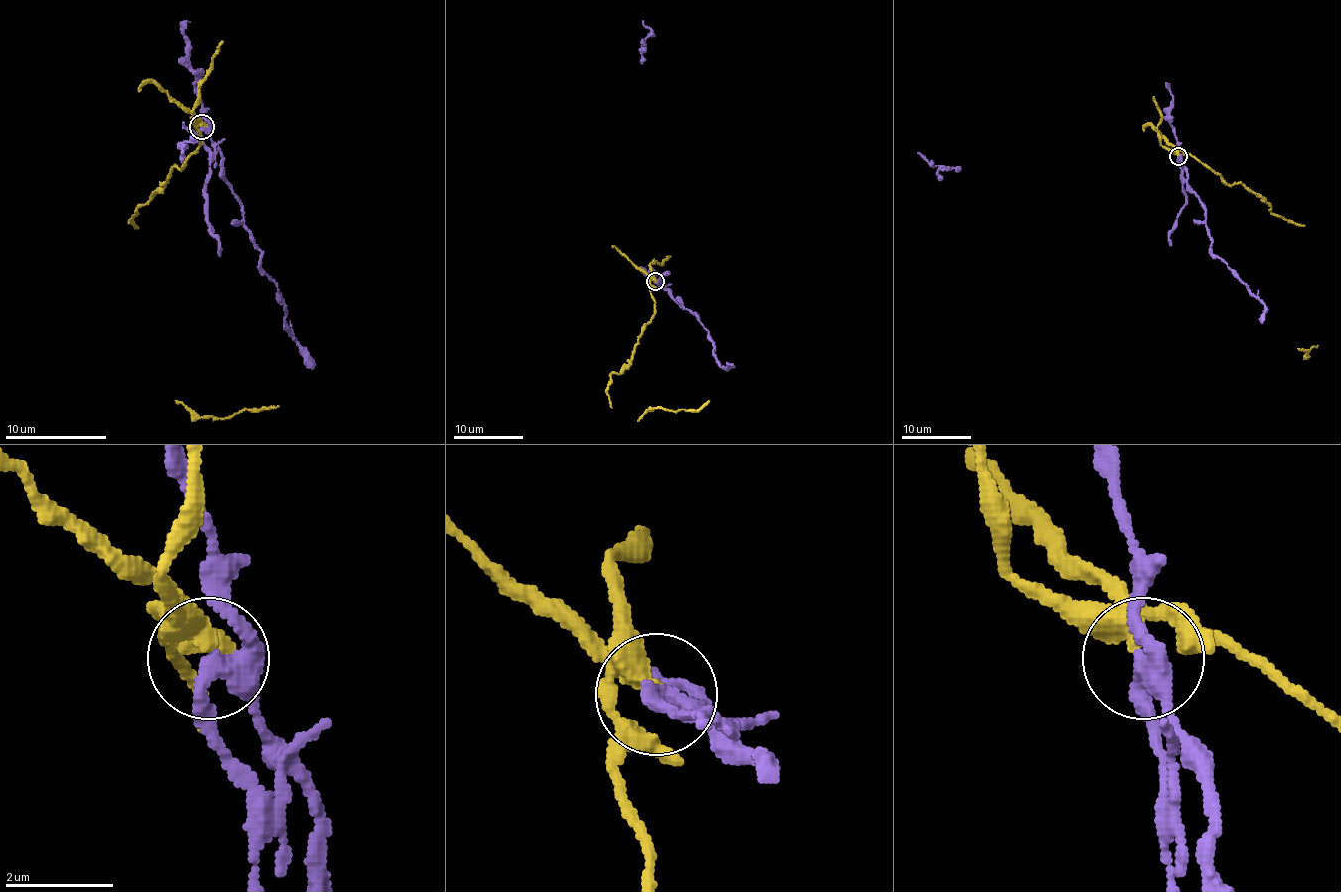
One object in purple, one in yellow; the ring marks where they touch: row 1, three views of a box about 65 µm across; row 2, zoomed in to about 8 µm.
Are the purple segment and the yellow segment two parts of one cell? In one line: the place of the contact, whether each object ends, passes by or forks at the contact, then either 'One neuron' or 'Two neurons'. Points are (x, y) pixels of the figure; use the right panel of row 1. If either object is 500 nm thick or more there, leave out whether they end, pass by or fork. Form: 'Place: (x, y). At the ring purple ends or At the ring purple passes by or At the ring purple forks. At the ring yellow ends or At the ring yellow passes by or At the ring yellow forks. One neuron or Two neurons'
Place: (1178, 156). At the ring purple forks. At the ring yellow ends. Two neurons

